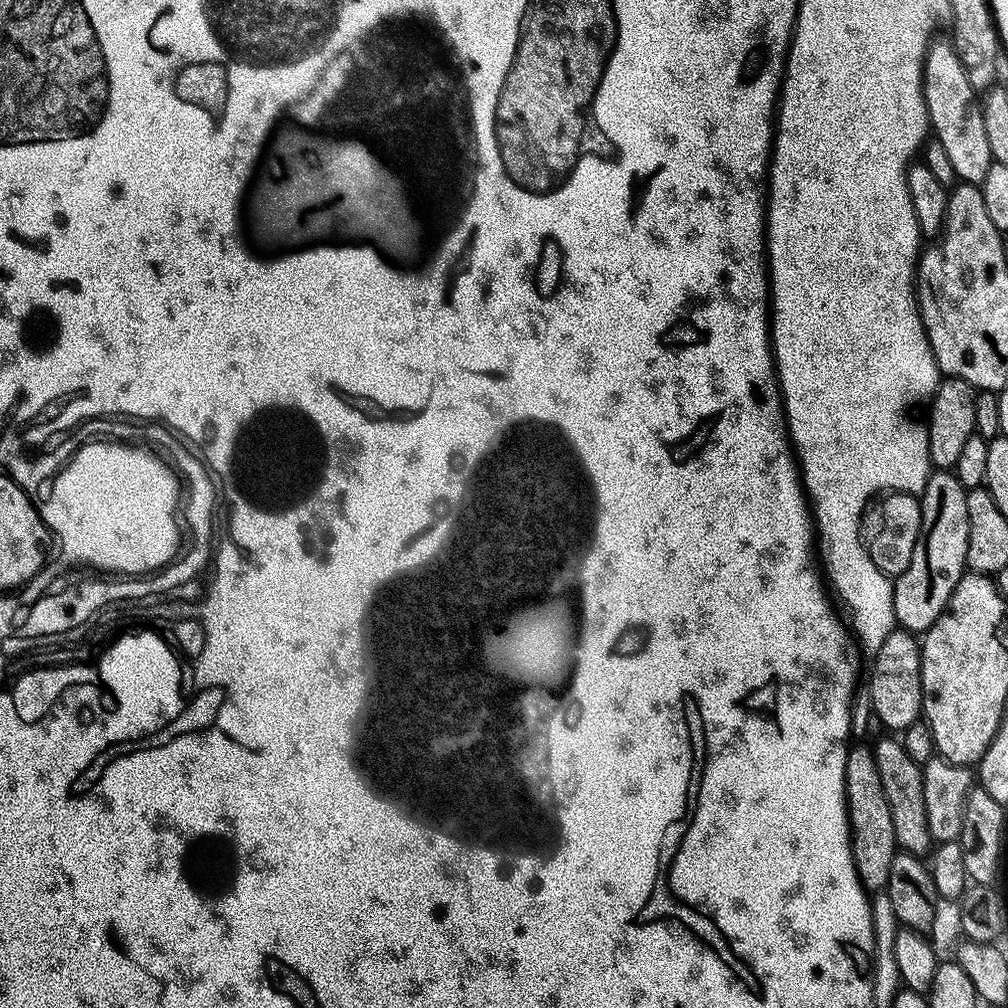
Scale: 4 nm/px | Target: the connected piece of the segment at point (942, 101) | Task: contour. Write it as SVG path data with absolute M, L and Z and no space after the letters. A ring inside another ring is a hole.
M933 43L928 49L924 58L924 101L928 107L931 135L946 150L957 181L979 186L994 161L990 154L990 142L986 139L978 93L971 88L967 70L951 43Z

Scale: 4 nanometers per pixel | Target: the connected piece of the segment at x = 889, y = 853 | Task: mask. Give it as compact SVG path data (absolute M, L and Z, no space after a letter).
M853 743L848 749L844 801L848 803L848 824L852 827L852 857L856 873L865 889L875 894L888 887L890 862L894 862L898 845L894 838L894 821L890 819L890 802L886 802L886 790L882 790L882 778L878 776L878 762L874 762L868 744Z

